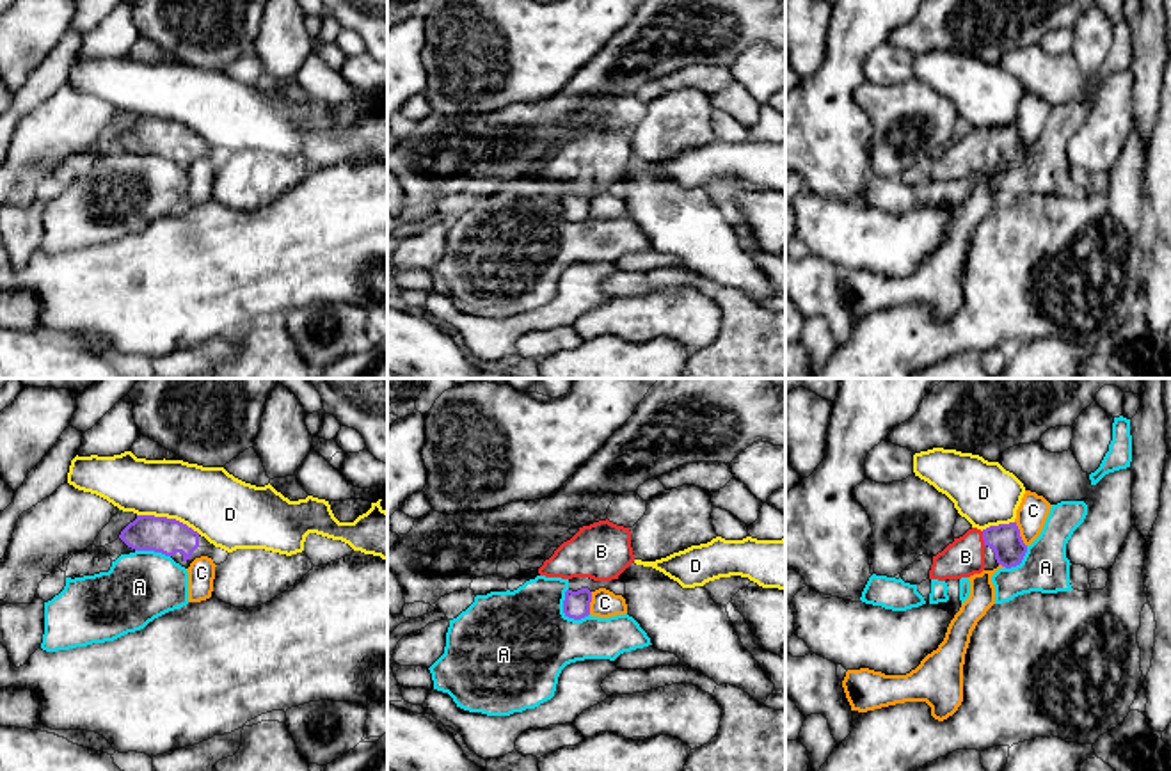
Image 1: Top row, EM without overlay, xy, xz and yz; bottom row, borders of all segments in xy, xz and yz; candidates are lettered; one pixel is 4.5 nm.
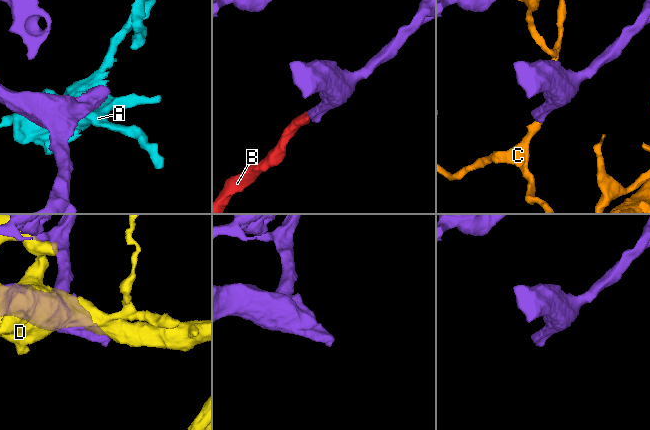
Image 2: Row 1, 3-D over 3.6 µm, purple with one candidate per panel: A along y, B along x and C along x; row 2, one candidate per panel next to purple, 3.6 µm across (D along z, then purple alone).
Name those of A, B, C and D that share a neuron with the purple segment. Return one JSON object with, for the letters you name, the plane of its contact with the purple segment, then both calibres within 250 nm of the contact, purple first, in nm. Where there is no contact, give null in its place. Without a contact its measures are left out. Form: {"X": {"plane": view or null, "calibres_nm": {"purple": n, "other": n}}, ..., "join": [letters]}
{"B": {"plane": "yz", "calibres_nm": {"purple": 140, "other": 180}}, "join": ["B"]}

